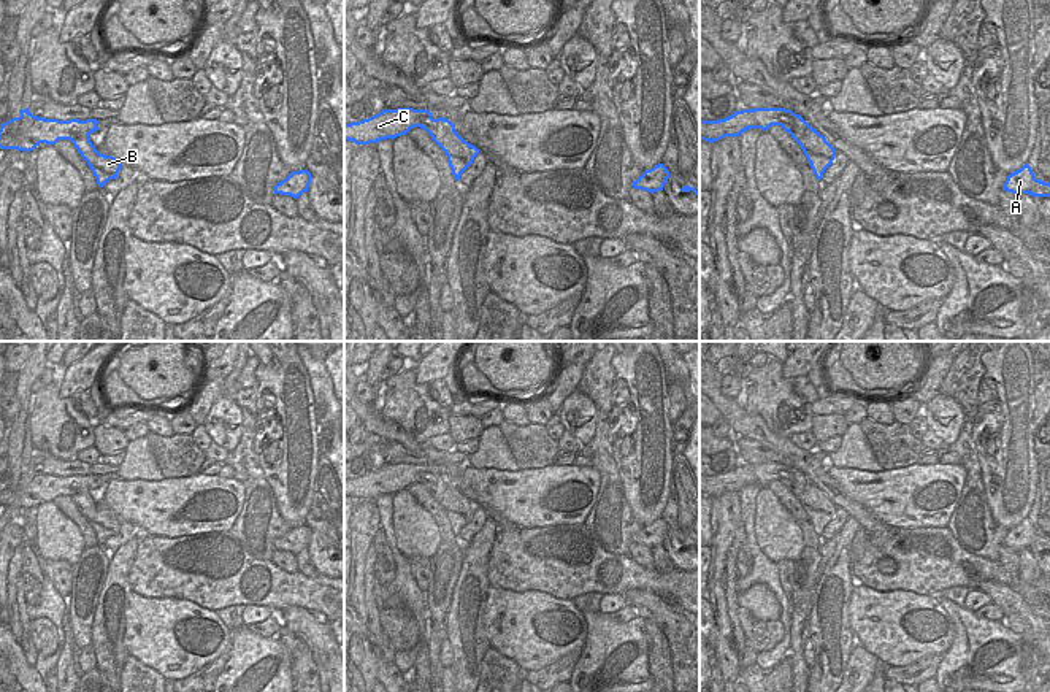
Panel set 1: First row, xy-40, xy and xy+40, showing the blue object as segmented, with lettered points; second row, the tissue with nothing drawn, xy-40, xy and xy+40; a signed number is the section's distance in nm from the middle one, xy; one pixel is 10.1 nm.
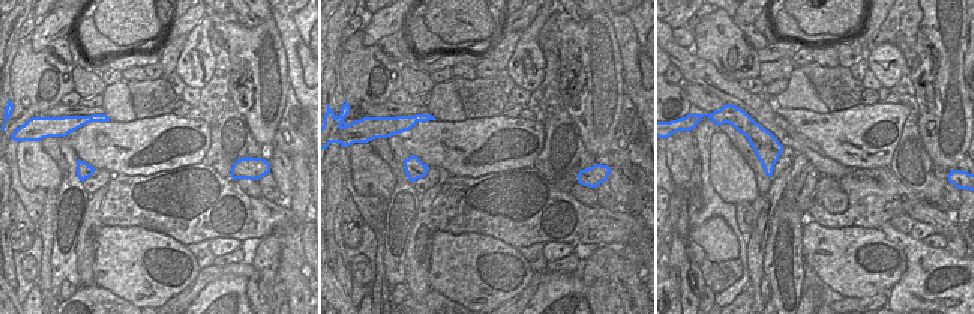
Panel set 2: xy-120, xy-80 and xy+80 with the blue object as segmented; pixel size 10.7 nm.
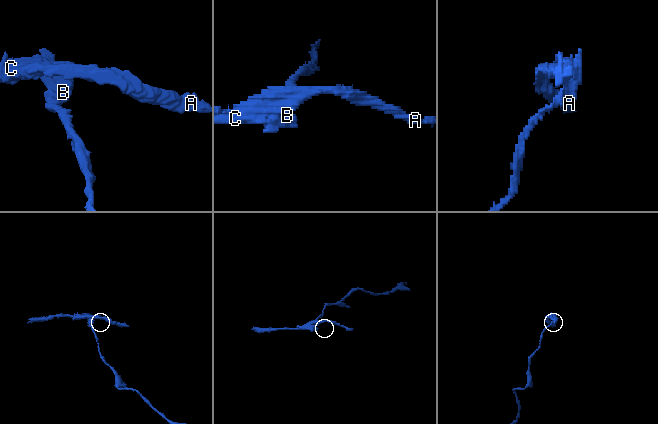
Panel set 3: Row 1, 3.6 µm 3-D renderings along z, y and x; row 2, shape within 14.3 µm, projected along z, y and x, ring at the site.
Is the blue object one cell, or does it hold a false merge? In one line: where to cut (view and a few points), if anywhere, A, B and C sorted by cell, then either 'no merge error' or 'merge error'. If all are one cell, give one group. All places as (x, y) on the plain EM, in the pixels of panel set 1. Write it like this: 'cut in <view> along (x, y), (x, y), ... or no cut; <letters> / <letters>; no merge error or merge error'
cut in xy-40 along (89, 488), (81, 488), (72, 497); A C / B; merge error

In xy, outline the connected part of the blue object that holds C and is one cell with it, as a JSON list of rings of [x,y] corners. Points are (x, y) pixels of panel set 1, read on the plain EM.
[[[382,465],[368,475],[344,479],[344,495],[355,500],[370,500],[406,490],[414,482],[423,484],[430,492],[435,492],[435,487],[439,484],[430,465]]]

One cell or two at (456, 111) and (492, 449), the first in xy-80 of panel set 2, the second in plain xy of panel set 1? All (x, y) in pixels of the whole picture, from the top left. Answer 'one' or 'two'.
one

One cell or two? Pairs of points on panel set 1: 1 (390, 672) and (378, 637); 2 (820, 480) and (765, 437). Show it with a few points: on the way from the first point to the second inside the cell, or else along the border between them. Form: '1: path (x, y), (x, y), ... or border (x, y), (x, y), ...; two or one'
1: border (381, 657), (392, 664); two
2: path (806, 465), (779, 445); one

